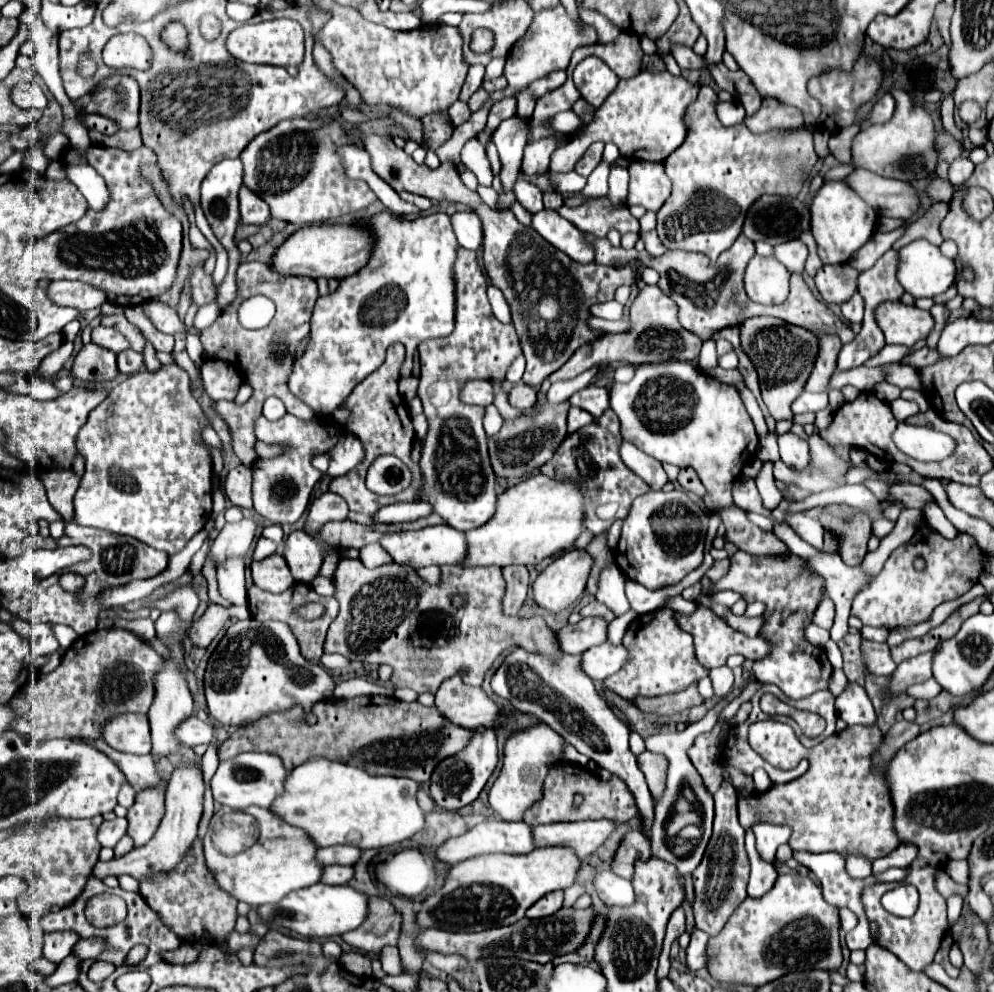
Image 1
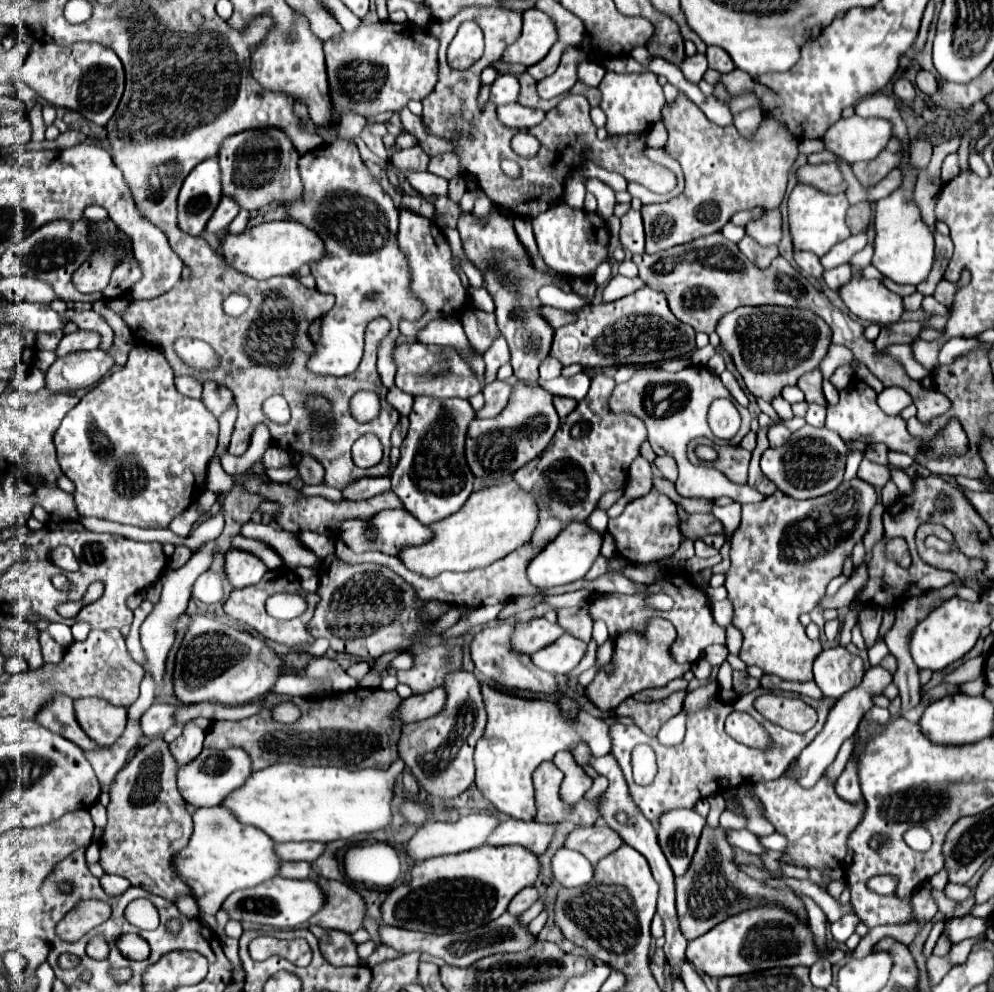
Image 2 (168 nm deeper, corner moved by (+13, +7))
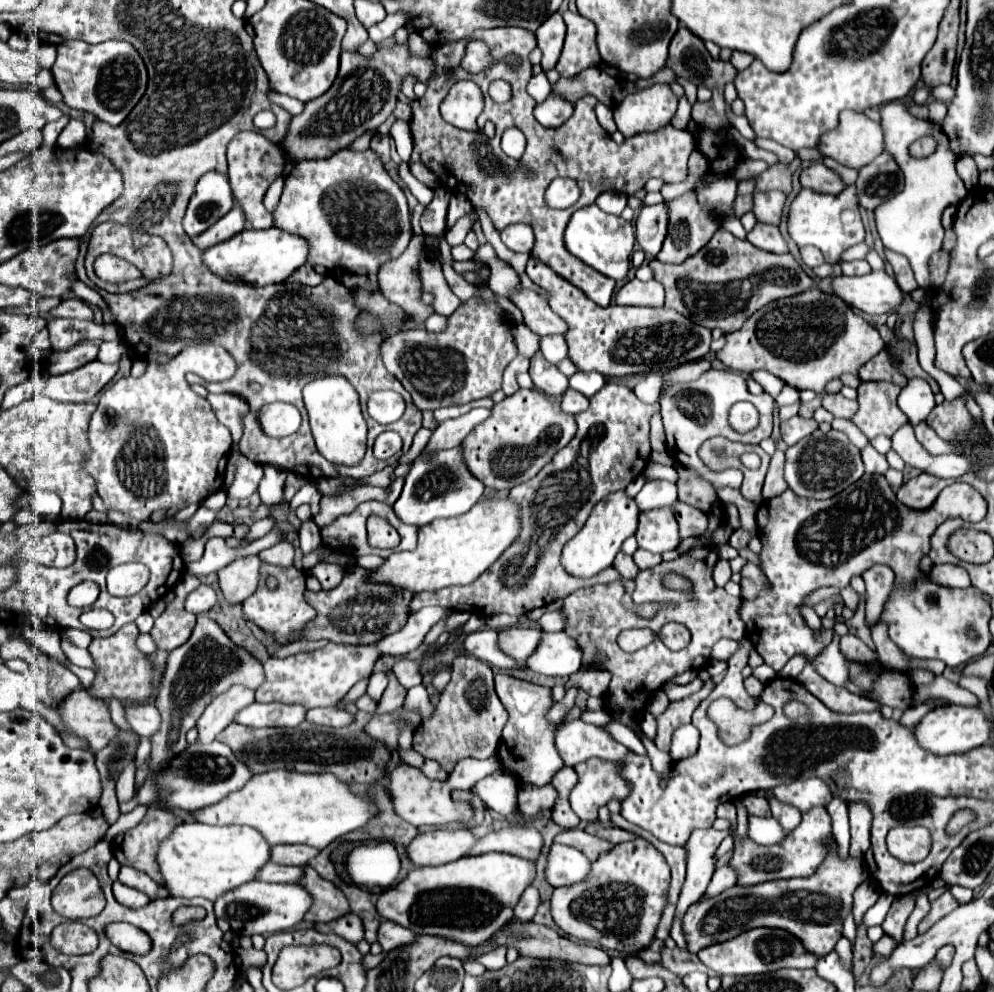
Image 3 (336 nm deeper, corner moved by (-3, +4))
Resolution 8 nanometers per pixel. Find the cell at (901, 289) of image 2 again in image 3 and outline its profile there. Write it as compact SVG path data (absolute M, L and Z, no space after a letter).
M884 248L884 254L886 254L886 262L892 266L894 270L894 278L898 282L898 286L904 290L904 292L912 292L918 288L916 280L914 280L914 274L912 274L912 268L910 268L910 262L902 256L902 254L896 254L888 248Z

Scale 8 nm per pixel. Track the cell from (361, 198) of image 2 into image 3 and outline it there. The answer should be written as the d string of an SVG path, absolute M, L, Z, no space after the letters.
M342 150L332 154L330 158L324 160L306 160L300 162L298 166L292 168L292 172L286 176L284 182L284 190L280 196L280 202L276 206L276 210L272 212L274 218L274 226L280 230L288 230L290 234L296 236L304 236L304 240L308 242L308 262L312 266L320 264L324 268L328 268L328 272L340 280L344 286L350 288L358 288L358 296L356 302L360 308L370 310L374 316L378 316L384 326L382 326L382 334L390 336L398 330L404 328L404 312L400 306L388 302L382 292L378 290L378 268L382 262L390 260L390 258L398 258L408 242L410 242L410 212L408 212L408 204L406 204L406 196L402 192L402 188L388 176L388 172L384 170L380 158L372 152L372 150L364 150L364 152L352 152L352 150Z

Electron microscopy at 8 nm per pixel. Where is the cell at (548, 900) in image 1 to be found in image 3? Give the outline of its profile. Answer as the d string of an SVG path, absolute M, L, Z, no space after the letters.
M528 886L524 890L524 894L520 896L520 902L516 904L516 910L514 910L514 918L516 920L522 920L522 922L528 922L532 920L532 916L536 914L536 908L540 904L540 894L534 886Z

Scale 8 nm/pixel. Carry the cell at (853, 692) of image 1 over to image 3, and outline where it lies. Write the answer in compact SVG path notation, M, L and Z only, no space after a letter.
M834 636L832 644L826 646L814 660L812 660L812 666L816 668L816 672L826 678L828 682L832 682L834 686L844 686L848 678L848 666L846 666L846 656L840 652L840 646L838 646L840 638Z

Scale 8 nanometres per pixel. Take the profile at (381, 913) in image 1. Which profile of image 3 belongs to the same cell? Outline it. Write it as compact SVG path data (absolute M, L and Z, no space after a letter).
M308 864L304 866L304 882L300 882L304 890L312 894L312 910L304 914L304 920L314 924L314 922L330 922L346 912L350 912L346 896L332 886L332 882L322 880L316 870L312 870Z

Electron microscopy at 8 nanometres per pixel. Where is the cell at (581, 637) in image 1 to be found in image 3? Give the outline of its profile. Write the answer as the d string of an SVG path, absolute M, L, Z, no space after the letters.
M514 626L500 630L500 650L504 654L510 654L510 658L516 658L516 662L524 664L524 660L536 650L540 640L540 628L524 628Z

